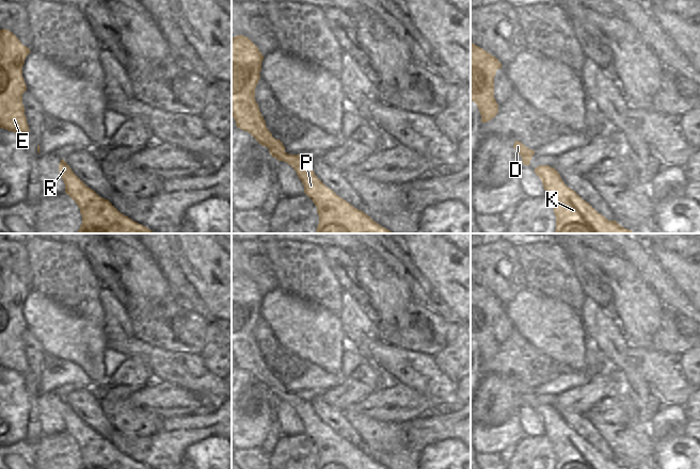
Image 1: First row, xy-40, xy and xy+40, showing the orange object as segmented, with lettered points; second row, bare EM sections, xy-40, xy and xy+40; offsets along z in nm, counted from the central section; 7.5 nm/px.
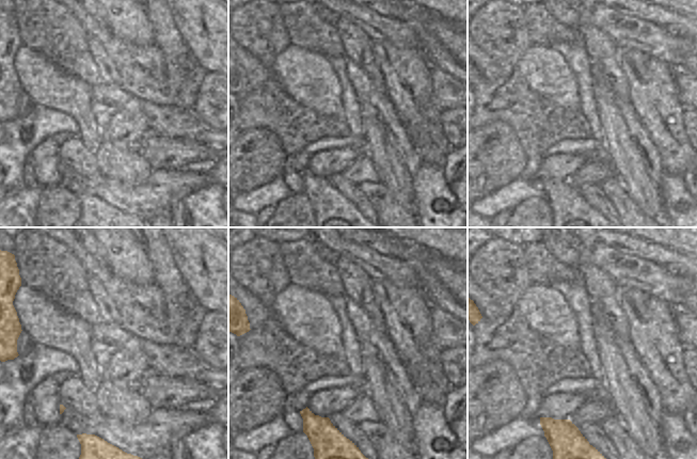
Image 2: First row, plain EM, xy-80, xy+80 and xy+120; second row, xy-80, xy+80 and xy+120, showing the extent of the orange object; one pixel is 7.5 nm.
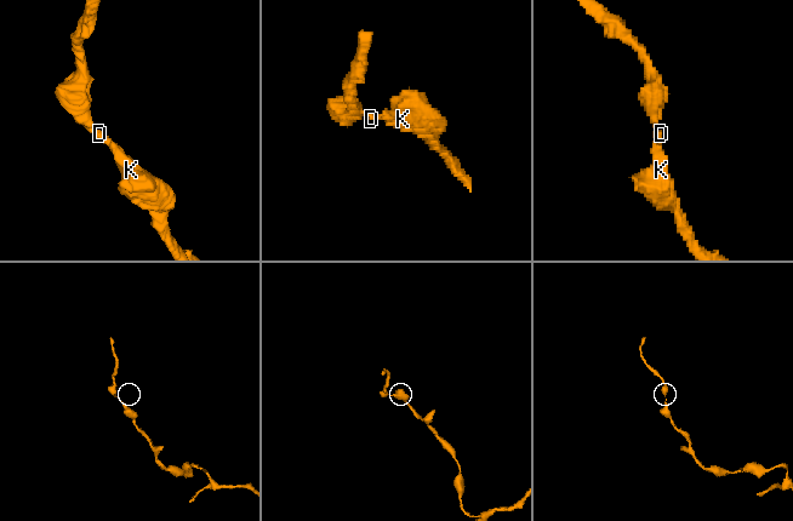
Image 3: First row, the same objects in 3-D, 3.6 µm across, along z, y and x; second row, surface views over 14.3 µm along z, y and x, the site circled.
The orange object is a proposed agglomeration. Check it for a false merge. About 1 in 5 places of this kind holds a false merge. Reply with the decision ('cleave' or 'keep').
keep

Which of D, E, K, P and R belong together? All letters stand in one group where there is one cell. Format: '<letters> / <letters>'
D E K P R

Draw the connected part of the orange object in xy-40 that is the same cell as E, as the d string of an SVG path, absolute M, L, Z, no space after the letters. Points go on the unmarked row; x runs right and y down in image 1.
M6 268L0 269L0 367L21 375L29 371L22 333L27 324L22 305L30 288Z

